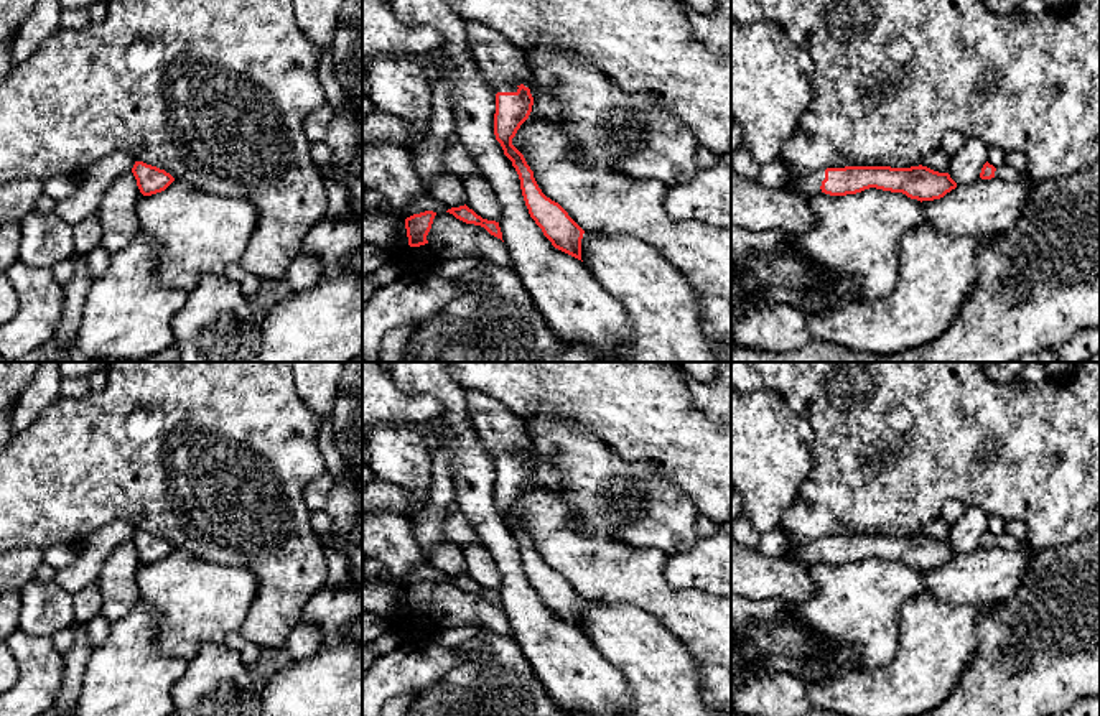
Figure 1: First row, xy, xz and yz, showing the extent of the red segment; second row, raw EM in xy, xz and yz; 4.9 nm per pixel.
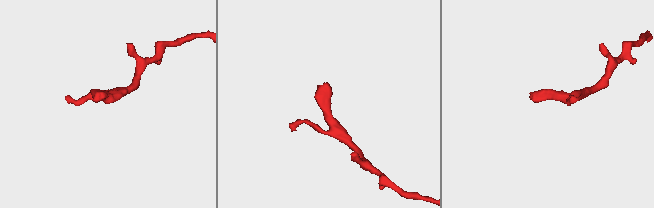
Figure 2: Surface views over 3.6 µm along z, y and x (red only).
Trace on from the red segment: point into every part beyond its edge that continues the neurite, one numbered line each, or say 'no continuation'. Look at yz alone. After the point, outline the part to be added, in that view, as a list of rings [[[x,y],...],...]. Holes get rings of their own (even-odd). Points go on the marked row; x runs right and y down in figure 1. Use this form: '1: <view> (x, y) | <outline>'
1: yz (809, 186) | [[[810,174],[810,176],[805,176],[804,179],[797,181],[792,186],[792,191],[810,199],[812,196],[815,196],[822,191],[820,186],[822,186],[822,183],[820,183],[818,176]]]

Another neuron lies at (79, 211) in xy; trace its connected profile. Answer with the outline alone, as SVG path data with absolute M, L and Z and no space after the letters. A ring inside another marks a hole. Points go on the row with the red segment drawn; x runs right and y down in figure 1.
M110 153L76 179L76 191L68 199L58 201L54 212L72 227L74 257L86 255L100 244L99 204L110 184L132 171L133 165L132 156Z

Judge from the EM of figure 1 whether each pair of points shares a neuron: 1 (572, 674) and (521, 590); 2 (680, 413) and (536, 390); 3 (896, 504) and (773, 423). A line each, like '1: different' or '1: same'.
1: same
2: same
3: different

